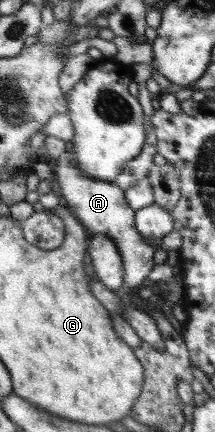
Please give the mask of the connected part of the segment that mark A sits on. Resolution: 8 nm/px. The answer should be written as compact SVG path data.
M67 149L57 159L57 163L53 166L53 173L63 203L66 203L76 213L76 217L80 218L83 225L86 225L88 231L96 235L105 235L111 237L112 241L115 241L115 245L118 245L119 252L122 254L124 263L124 284L128 287L128 298L132 298L134 291L138 289L138 285L144 283L146 275L152 271L155 263L152 261L156 249L163 249L164 251L178 250L183 244L183 237L180 232L174 227L173 230L160 239L158 245L154 243L148 243L144 239L143 234L136 231L134 227L134 211L127 201L127 197L124 197L124 192L120 187L116 187L114 183L108 183L108 181L100 181L86 175L83 171L80 171L78 165L75 165L75 157L71 153L70 149Z

